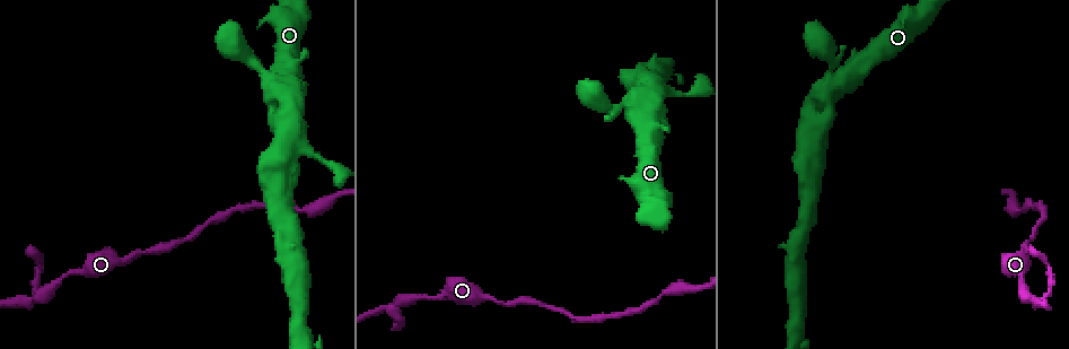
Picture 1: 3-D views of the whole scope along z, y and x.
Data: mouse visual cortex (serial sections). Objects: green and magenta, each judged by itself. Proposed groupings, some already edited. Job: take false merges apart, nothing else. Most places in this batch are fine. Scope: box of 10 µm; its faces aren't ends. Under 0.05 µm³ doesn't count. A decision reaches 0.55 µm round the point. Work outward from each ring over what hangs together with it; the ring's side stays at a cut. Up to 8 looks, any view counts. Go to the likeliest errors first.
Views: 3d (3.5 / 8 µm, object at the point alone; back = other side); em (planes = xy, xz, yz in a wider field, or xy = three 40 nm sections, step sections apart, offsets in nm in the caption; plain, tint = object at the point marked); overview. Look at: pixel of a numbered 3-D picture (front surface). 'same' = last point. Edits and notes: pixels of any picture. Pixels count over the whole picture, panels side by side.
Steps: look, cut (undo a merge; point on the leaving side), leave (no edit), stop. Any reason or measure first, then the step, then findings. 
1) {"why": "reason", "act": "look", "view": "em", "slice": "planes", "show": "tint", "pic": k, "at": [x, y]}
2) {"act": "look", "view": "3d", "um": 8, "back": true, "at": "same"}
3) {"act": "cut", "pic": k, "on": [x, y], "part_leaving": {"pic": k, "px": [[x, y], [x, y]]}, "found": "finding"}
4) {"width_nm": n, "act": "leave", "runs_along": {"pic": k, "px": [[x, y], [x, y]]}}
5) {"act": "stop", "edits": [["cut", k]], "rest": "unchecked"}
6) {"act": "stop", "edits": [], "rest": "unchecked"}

{"why": "three arms meet", "act": "look", "view": "3d", "um": 3.5, "pic": 1, "at": [1029, 300]}

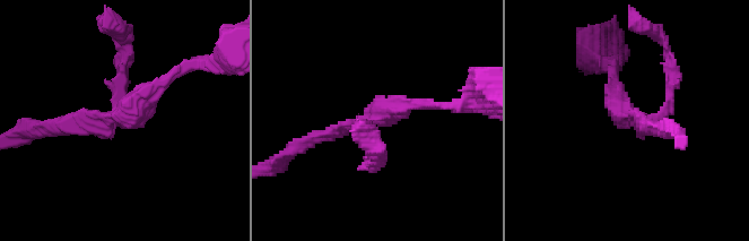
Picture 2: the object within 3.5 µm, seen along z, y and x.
{"arms": 3, "arm_widths_nm": [200, 200, 200], "act": "look", "view": "em", "slice": "xy", "step": 5, "show": "tint", "pic": 2, "at": [633, 114]}

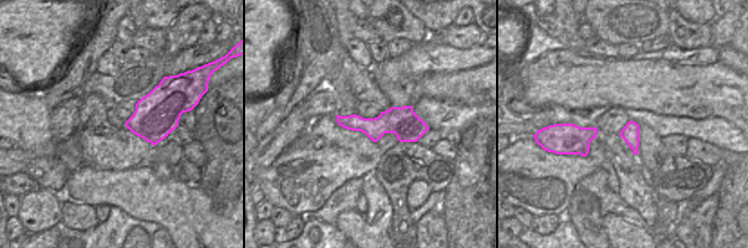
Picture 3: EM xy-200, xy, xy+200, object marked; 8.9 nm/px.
{"width_nm": 240, "act": "leave", "runs_along": {"pic": 3, "px": [[339, 118], [359, 124], [425, 127]]}, "found": "all the same cell"}

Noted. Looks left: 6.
{"why": "abrupt turn", "act": "look", "view": "3d", "um": 3.5, "pic": 1, "at": [300, 141]}

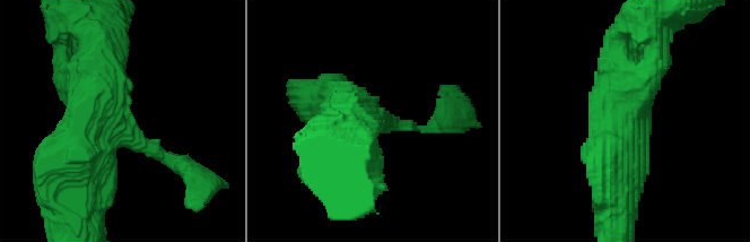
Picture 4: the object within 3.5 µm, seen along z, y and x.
{"why": "shape alone is not enough", "act": "look", "view": "em", "slice": "xy", "step": 2, "show": "tint", "pic": 4, "at": [114, 122]}

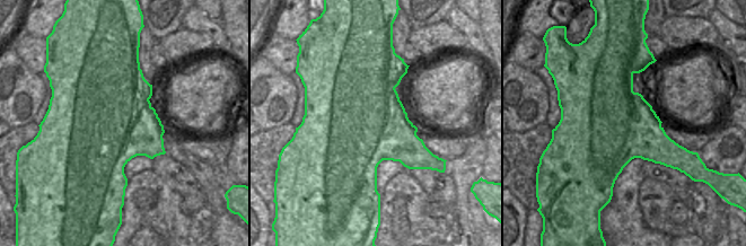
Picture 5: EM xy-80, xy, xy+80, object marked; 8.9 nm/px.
{"width_nm": 900, "act": "leave", "runs_along": {"pic": 4, "px": [[104, 36], [104, 70], [73, 182]]}, "found": "all the same cell"}

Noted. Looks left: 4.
{"why": "thick turns thin", "act": "look", "view": "3d", "um": 8, "pic": 1, "at": [799, 328]}

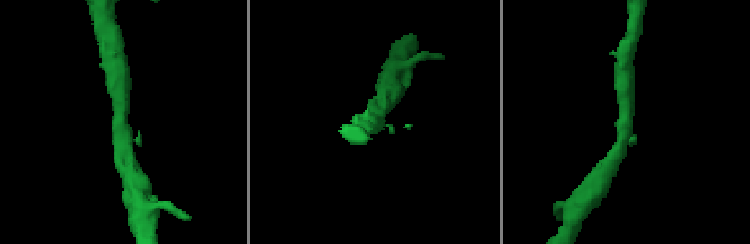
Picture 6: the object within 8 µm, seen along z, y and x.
{"why": "closer look", "act": "look", "view": "3d", "um": 3.5, "back": true, "at": "same"}

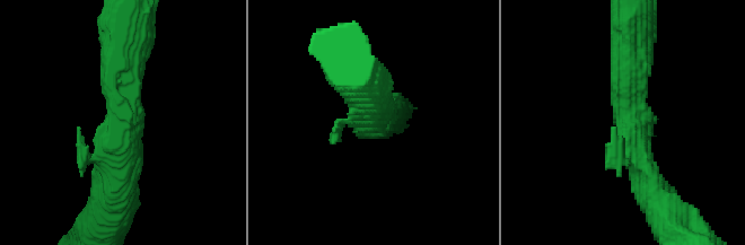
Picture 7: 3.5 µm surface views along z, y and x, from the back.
{"arm_widths_nm": [100, 500], "act": "look", "view": "em", "slice": "xy", "step": 2, "show": "tint", "pic": 7, "at": [631, 125]}

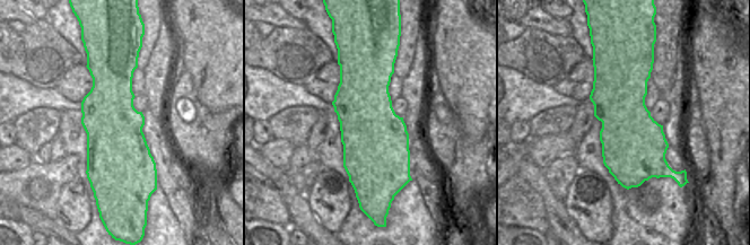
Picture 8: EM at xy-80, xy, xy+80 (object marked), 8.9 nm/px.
{"act": "leave", "runs_along": {"pic": 7, "px": [[124, 45], [121, 136], [89, 157], [79, 136]]}, "found": "continuous, no second cell"}

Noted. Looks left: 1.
{"act": "stop", "edits": [], "rest": "unchecked"}

